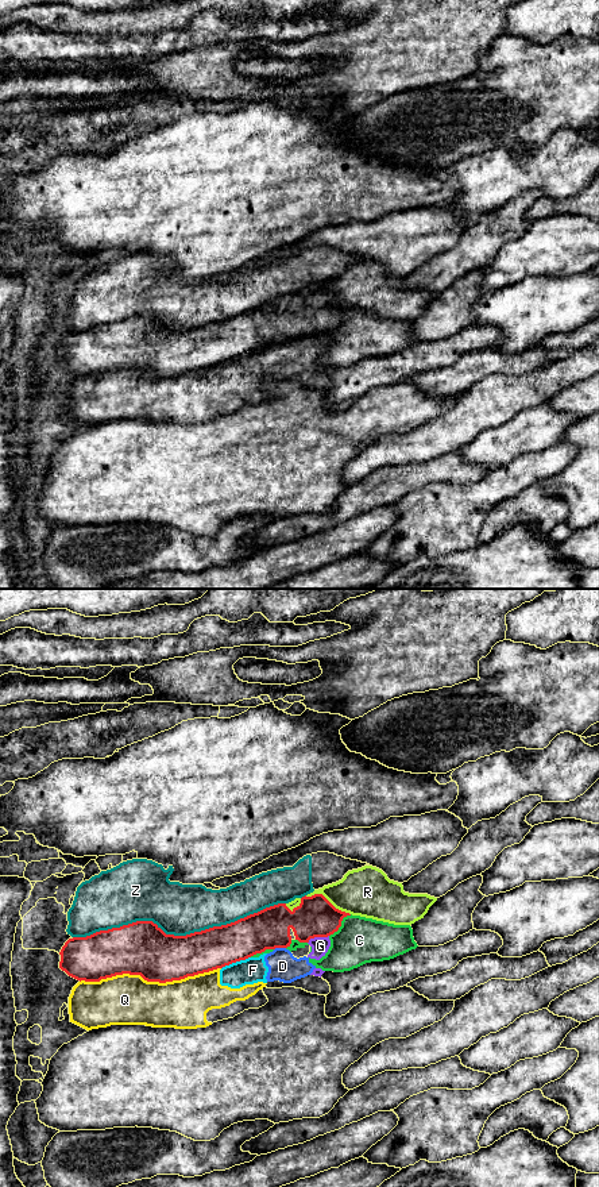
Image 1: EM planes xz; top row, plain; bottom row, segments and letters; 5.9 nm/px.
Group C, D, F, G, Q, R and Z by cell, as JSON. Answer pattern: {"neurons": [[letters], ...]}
{"neurons": [["C"], ["D", "F", "G", "Q"], ["R"], ["Z"]]}

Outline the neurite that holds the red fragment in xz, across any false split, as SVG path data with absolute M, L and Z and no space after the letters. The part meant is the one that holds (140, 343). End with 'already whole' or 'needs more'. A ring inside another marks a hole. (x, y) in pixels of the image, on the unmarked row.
M314 289L302 292L293 305L286 298L278 298L235 317L186 331L166 329L152 316L136 316L86 332L69 334L59 347L59 363L80 377L100 377L123 369L140 370L147 377L181 375L246 355L266 344L287 343L291 325L300 338L328 332L339 325L347 311L351 309L336 304L322 289Z; already whole

